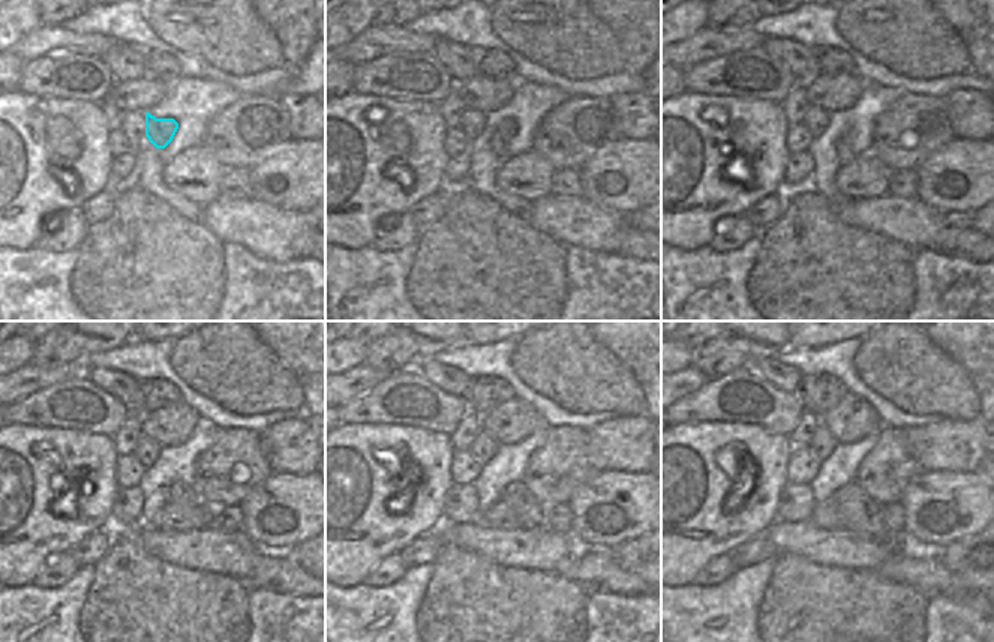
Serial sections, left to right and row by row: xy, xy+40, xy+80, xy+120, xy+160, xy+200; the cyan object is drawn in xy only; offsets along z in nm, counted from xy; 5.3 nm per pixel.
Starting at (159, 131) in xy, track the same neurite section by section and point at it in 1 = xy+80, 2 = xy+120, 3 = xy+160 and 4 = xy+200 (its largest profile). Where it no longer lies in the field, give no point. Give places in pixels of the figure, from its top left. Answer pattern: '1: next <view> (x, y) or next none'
1: next xy+80 (843, 144)
2: next xy+120 (180, 492)
3: next xy+160 (531, 513)
4: next xy+200 (862, 515)

